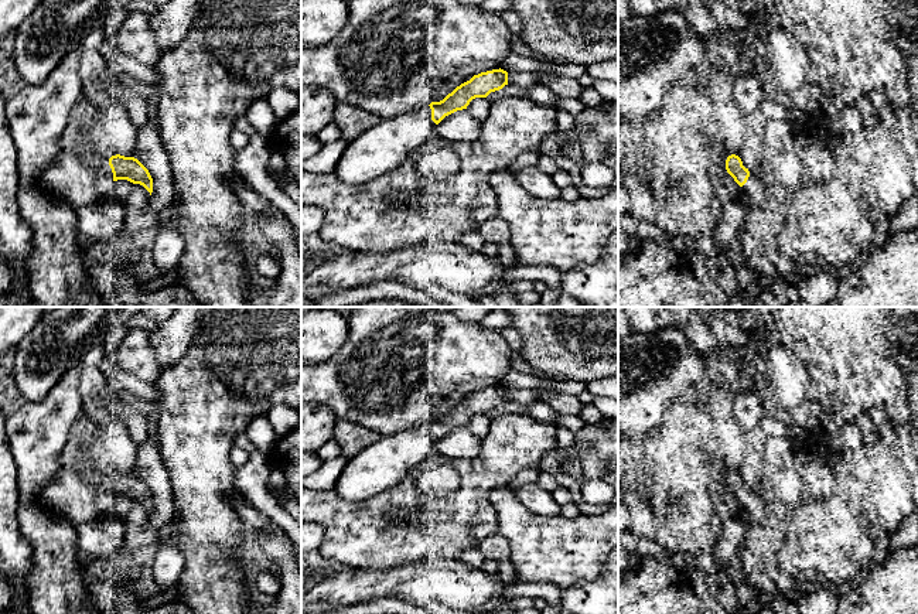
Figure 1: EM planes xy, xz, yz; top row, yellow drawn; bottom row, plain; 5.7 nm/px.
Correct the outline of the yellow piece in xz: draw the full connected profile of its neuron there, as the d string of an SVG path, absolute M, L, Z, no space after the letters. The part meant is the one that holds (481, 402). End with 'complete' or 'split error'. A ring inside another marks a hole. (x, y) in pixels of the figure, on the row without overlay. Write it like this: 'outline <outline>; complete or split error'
outline M499 385L481 389L440 419L431 419L419 429L382 436L348 460L334 487L335 492L345 501L358 502L400 484L426 461L446 433L467 426L472 416L487 415L505 402L506 388Z; split error

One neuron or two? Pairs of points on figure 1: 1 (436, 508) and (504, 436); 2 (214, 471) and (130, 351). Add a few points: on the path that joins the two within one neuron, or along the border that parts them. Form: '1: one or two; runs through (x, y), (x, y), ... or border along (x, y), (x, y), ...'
1: one; runs through (457, 500), (500, 457)
2: two; border along (163, 369), (154, 384)

